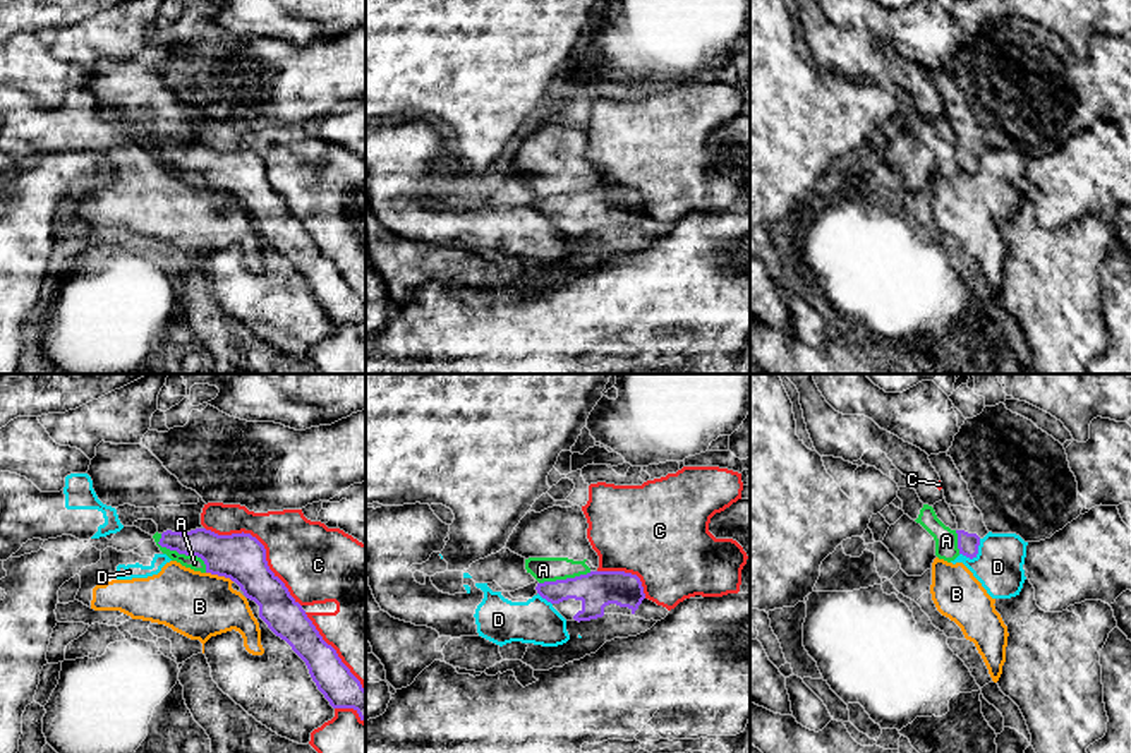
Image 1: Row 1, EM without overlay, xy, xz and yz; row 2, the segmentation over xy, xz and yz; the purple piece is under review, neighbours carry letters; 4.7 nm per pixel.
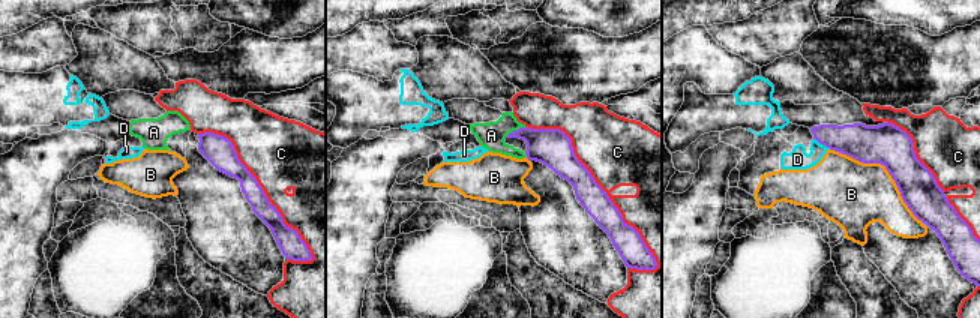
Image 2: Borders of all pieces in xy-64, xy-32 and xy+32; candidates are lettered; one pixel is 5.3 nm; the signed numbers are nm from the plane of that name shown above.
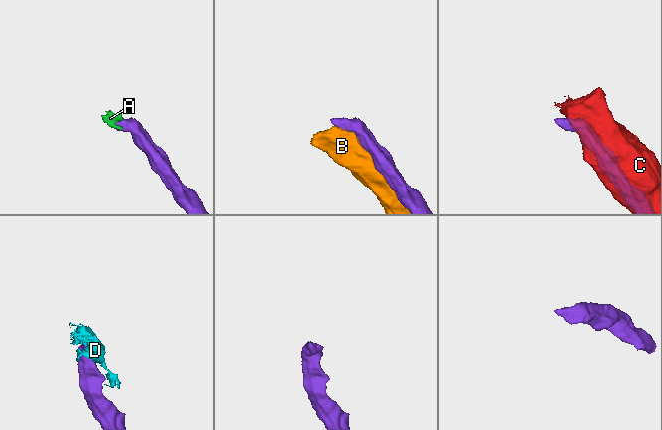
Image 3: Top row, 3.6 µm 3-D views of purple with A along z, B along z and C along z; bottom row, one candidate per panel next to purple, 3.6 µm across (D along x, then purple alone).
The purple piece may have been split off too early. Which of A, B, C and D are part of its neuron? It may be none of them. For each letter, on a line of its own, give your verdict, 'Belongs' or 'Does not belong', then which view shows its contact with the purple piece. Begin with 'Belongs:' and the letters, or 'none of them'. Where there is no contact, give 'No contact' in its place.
Belongs: none of them
A: Does not belong. Touches purple in xy
B: Does not belong. Touches purple in xy
C: Does not belong. Touches purple in xy
D: Does not belong. Touches purple in yz

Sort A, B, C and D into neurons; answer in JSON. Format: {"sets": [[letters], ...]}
{"sets": [["A"], ["B", "D"], ["C"]]}

